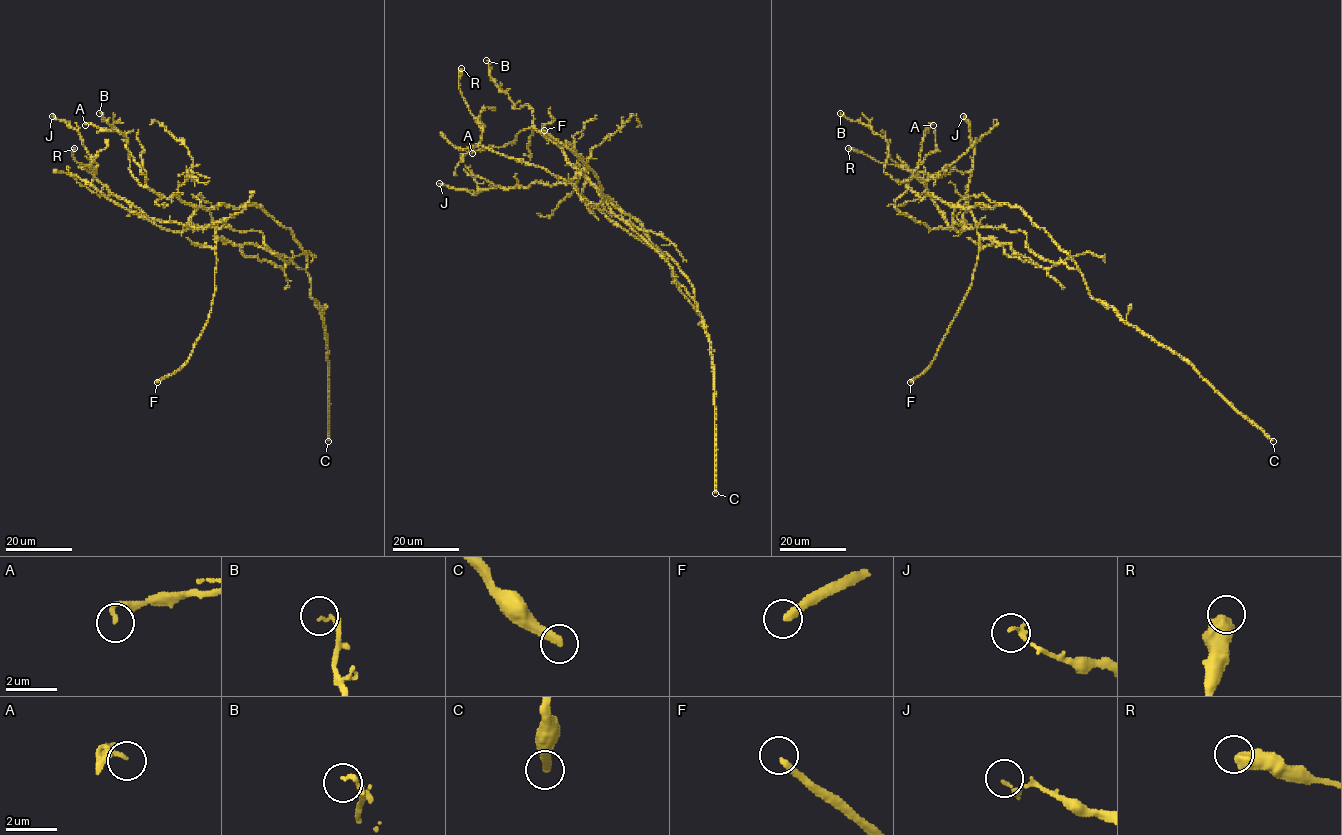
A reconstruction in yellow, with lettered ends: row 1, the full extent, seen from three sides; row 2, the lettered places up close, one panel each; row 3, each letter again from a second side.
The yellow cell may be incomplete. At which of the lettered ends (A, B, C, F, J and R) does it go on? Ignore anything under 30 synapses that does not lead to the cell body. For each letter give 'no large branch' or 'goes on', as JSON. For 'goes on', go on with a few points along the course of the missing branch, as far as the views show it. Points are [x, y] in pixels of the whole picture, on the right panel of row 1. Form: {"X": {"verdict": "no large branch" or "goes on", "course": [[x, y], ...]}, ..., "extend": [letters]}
{"A": {"verdict": "no large branch"}, "B": {"verdict": "no large branch"}, "C": {"verdict": "goes on"}, "F": {"verdict": "goes on", "course": [[910, 382], [898, 387], [892, 380], [883, 353], [851, 303], [847, 286], [834, 283], [833, 286]]}, "J": {"verdict": "no large branch"}, "R": {"verdict": "no large branch"}, "extend": ["C", "F"]}

